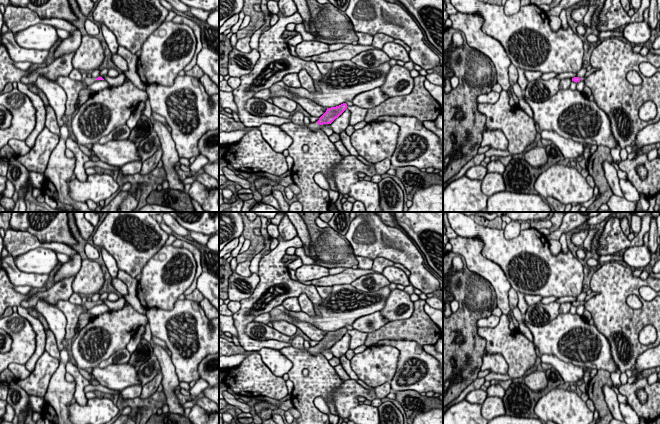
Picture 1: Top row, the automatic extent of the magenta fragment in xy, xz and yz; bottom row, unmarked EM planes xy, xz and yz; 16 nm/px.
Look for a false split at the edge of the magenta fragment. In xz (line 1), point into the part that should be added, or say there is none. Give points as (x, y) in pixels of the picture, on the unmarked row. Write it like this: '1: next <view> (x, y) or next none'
1: next xz (315, 350)

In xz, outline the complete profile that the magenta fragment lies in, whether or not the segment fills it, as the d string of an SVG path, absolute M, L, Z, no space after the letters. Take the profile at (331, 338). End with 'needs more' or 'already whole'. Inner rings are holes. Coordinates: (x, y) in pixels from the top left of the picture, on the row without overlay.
M343 327L336 331L327 332L326 336L319 342L317 346L310 347L307 351L310 355L321 354L321 350L323 348L331 348L347 333L347 331L347 328Z | needs more

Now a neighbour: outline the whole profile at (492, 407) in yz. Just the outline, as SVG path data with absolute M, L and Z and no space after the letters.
M487 397L481 404L481 414L488 421L505 415L503 399L499 397Z

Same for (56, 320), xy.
M43 299L38 301L35 310L46 319L49 329L55 335L59 352L65 349L63 341L66 335L67 320L63 312L57 306L48 304Z

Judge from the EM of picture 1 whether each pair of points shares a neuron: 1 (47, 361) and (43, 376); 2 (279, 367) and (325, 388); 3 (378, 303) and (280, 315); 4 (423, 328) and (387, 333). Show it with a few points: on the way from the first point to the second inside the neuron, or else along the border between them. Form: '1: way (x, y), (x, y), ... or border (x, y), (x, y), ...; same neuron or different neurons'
1: way (46, 365), (43, 372); same neuron
2: border (279, 350), (291, 362), (291, 368), (288, 373); different neurons
3: way (354, 304), (343, 306), (325, 319), (304, 317); same neuron
4: way (414, 328), (396, 330); same neuron

